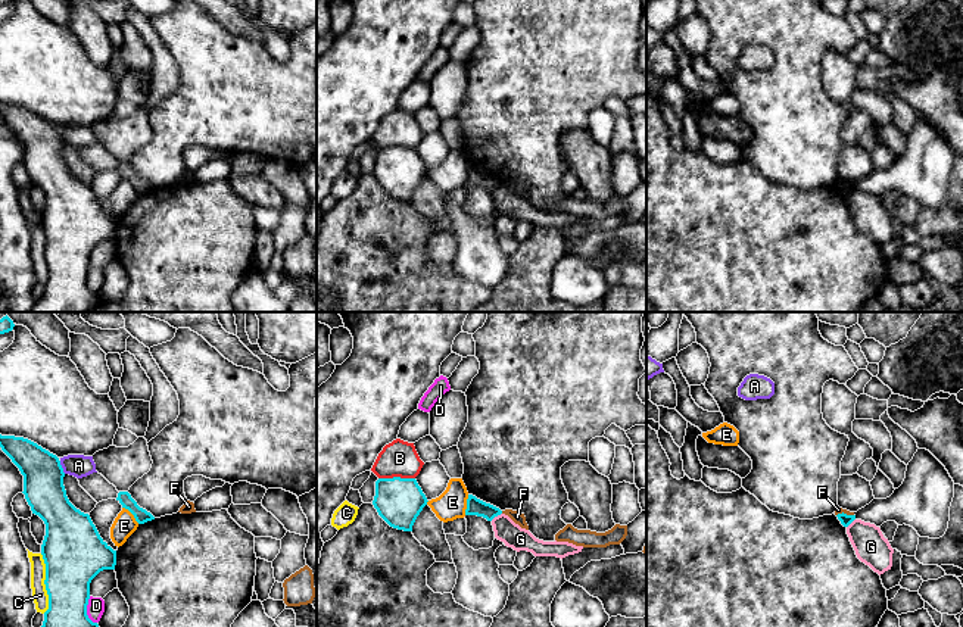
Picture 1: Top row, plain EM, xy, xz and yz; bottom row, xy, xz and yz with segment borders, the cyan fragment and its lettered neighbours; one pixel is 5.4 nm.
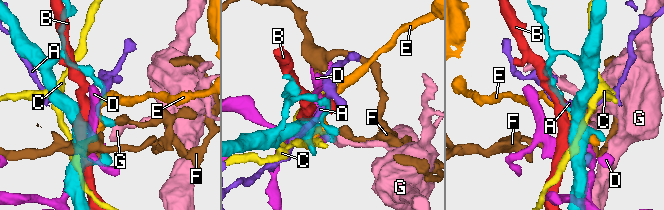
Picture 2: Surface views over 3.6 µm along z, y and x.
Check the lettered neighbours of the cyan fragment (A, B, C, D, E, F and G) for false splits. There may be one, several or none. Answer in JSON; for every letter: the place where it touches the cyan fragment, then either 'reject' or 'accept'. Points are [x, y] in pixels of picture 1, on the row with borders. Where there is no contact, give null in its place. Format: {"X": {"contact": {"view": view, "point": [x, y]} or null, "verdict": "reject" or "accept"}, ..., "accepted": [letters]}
{"A": {"contact": {"view": "xy", "point": [61, 467]}, "verdict": "reject"}, "B": {"contact": {"view": "xz", "point": [396, 477]}, "verdict": "reject"}, "C": {"contact": {"view": "xy", "point": [44, 583]}, "verdict": "reject"}, "D": {"contact": {"view": "xy", "point": [86, 611]}, "verdict": "reject"}, "E": {"contact": {"view": "xz", "point": [467, 505]}, "verdict": "reject"}, "F": {"contact": {"view": "yz", "point": [844, 514]}, "verdict": "reject"}, "G": {"contact": {"view": "xz", "point": [495, 515]}, "verdict": "reject"}, "accepted": []}

